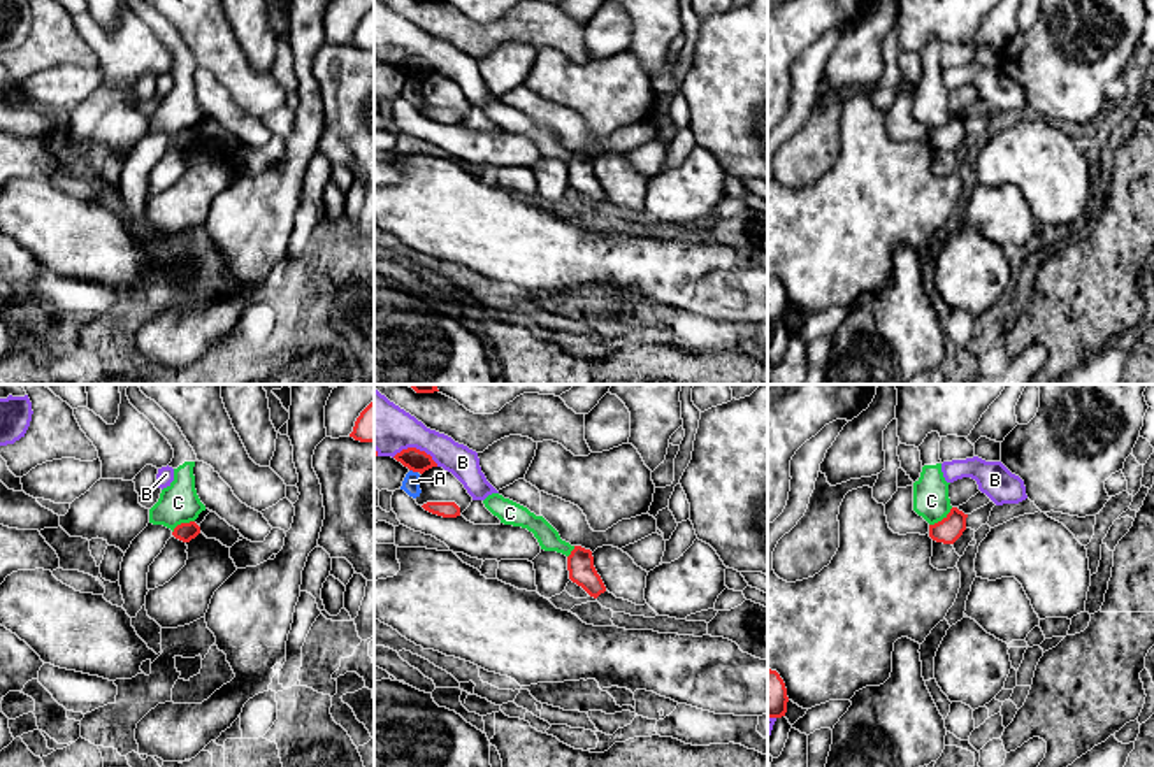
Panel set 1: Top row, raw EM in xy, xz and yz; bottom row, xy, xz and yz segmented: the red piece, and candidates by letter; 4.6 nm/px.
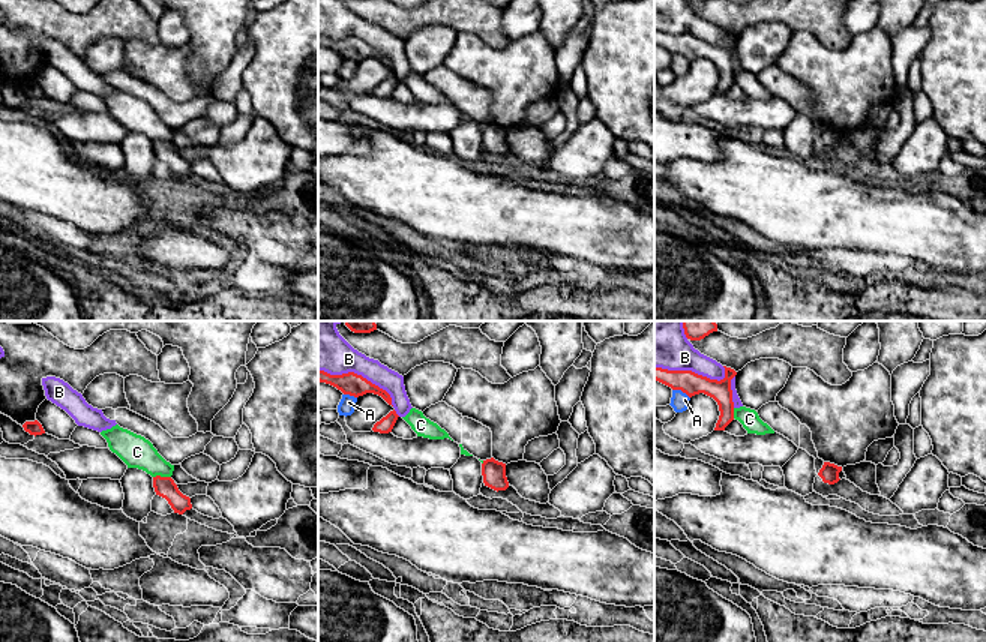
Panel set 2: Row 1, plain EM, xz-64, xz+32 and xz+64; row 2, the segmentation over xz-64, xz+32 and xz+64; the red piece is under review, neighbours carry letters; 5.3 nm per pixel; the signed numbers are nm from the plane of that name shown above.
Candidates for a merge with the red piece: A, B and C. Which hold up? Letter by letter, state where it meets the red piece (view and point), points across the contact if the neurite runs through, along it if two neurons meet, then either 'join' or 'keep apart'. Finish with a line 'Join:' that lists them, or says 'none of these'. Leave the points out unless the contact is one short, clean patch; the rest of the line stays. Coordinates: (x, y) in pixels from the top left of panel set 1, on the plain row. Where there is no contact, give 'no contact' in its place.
A: xz (413, 78) | keep apart
B: xz (415, 55) | keep apart
C: yz (942, 127) | keep apart
Join: none of these

